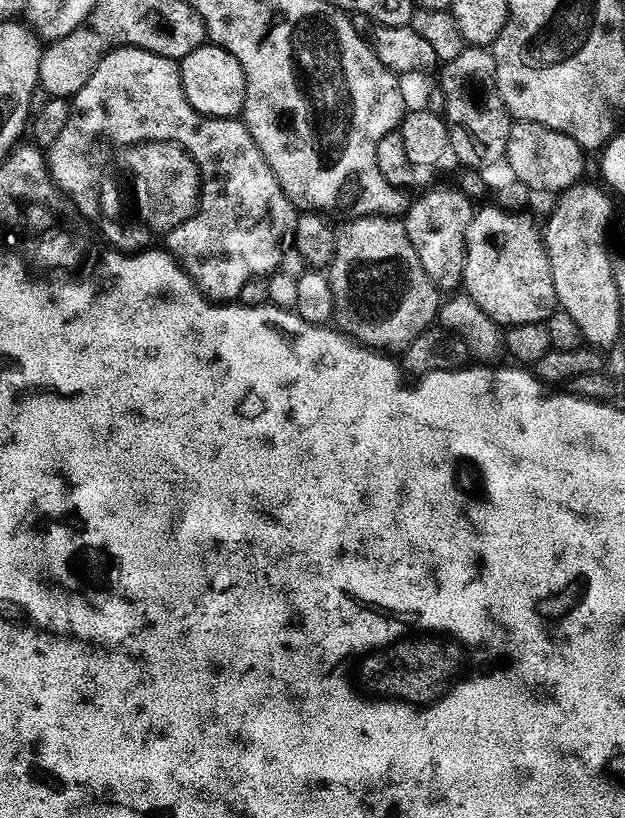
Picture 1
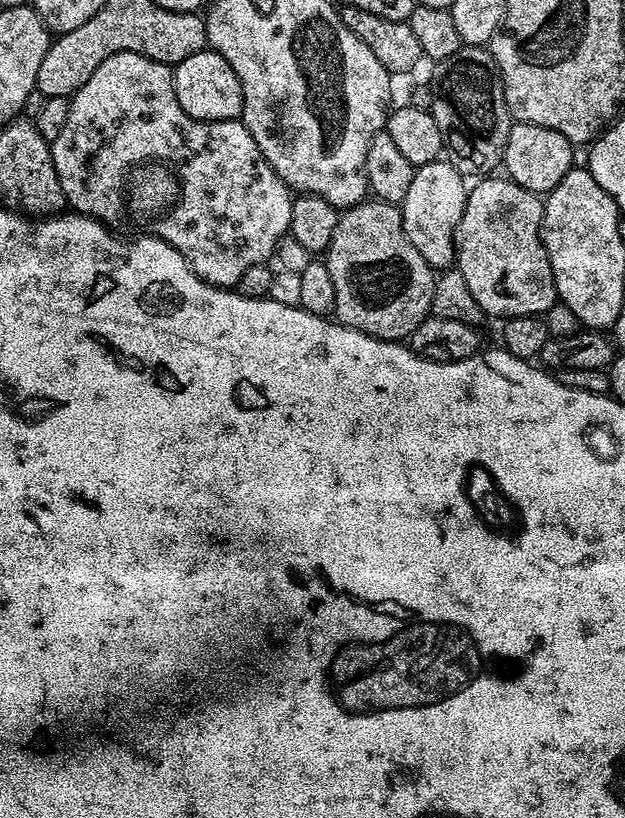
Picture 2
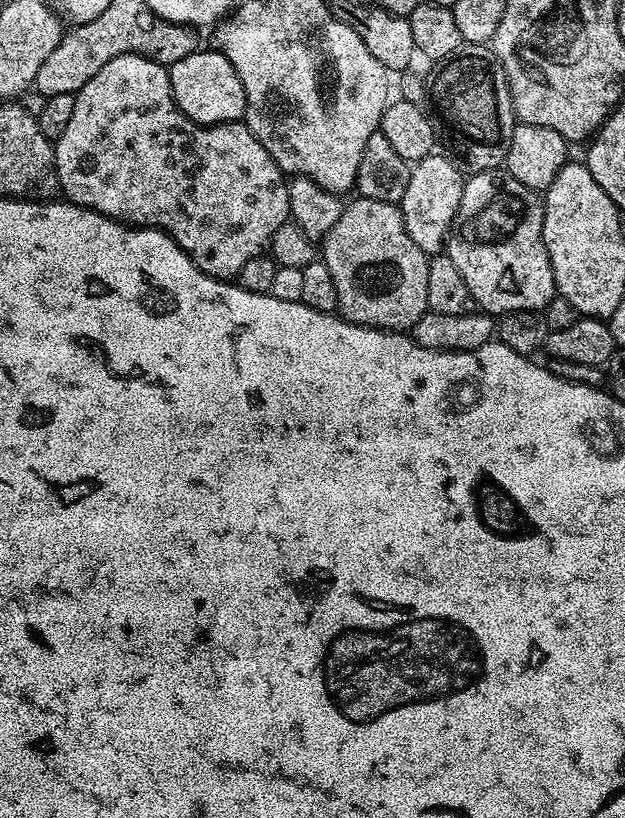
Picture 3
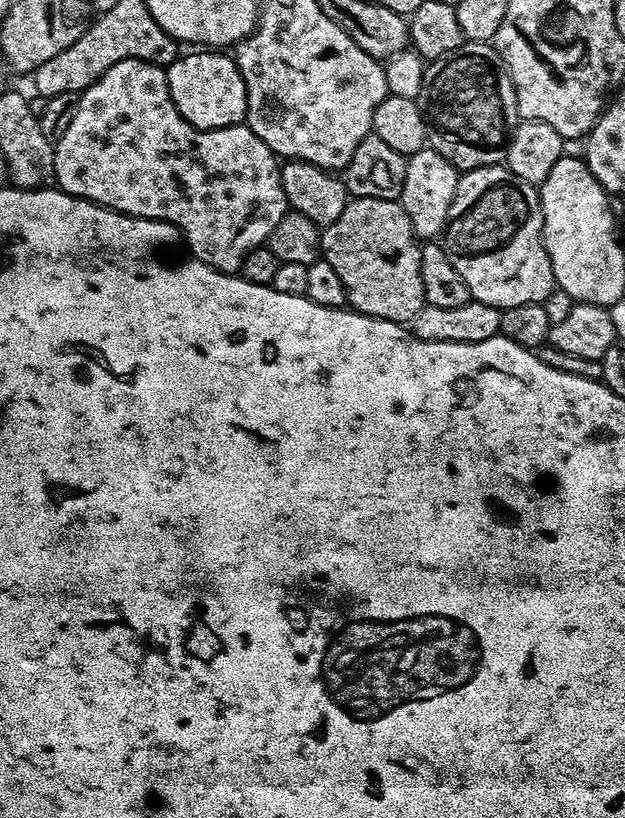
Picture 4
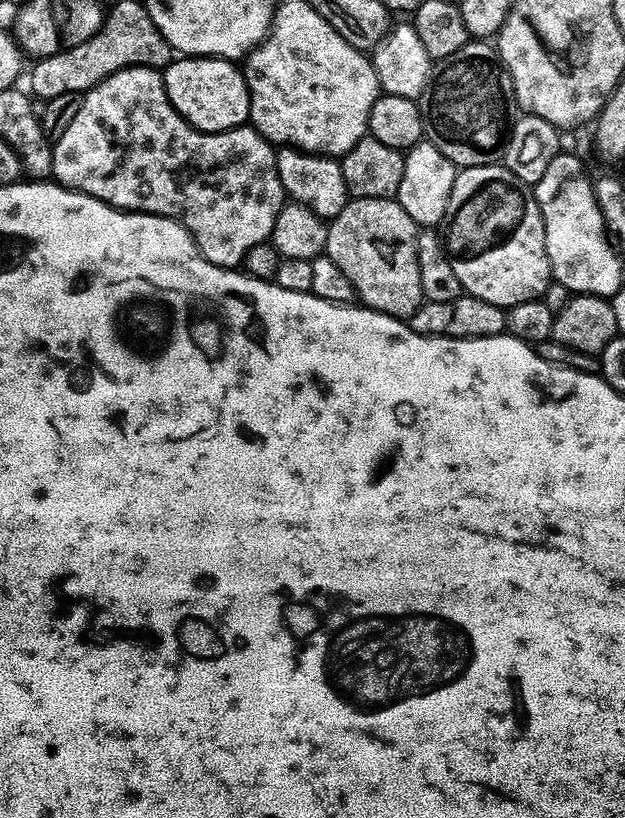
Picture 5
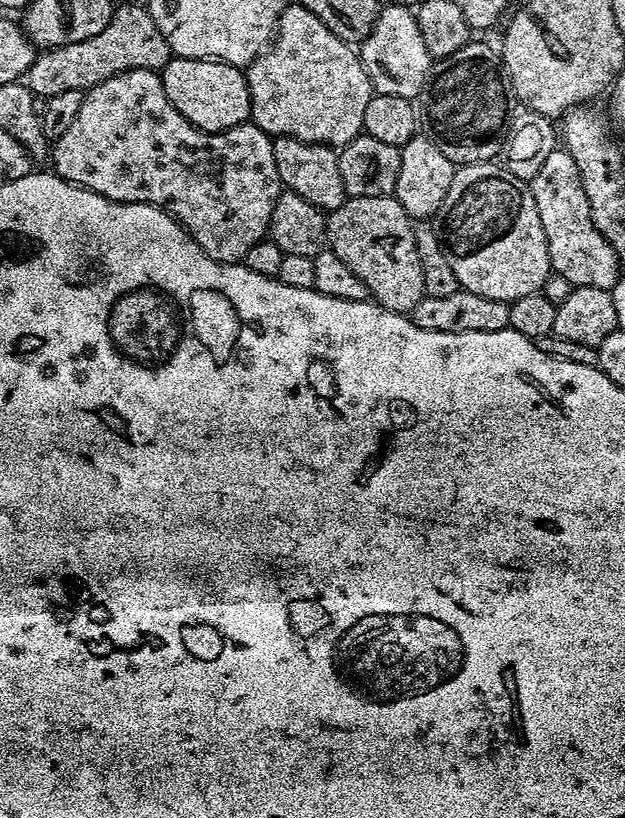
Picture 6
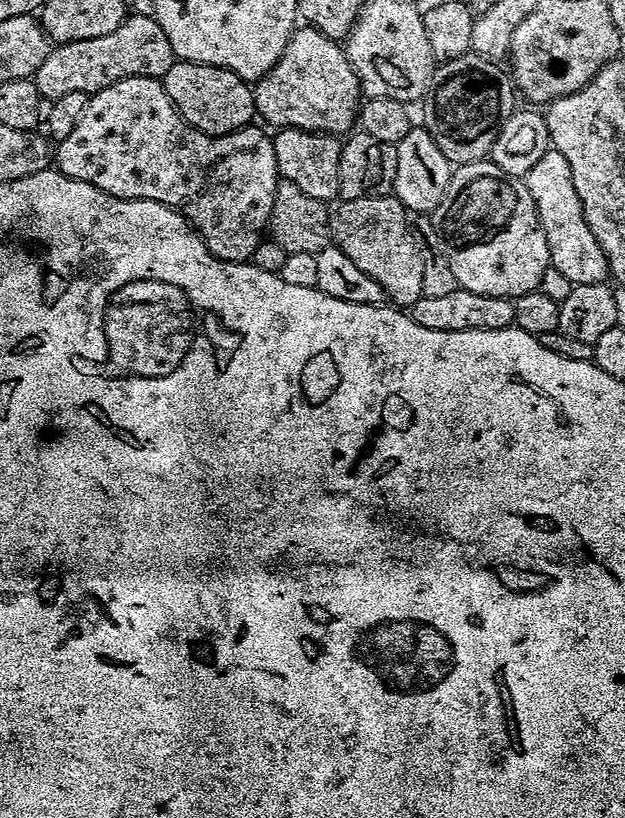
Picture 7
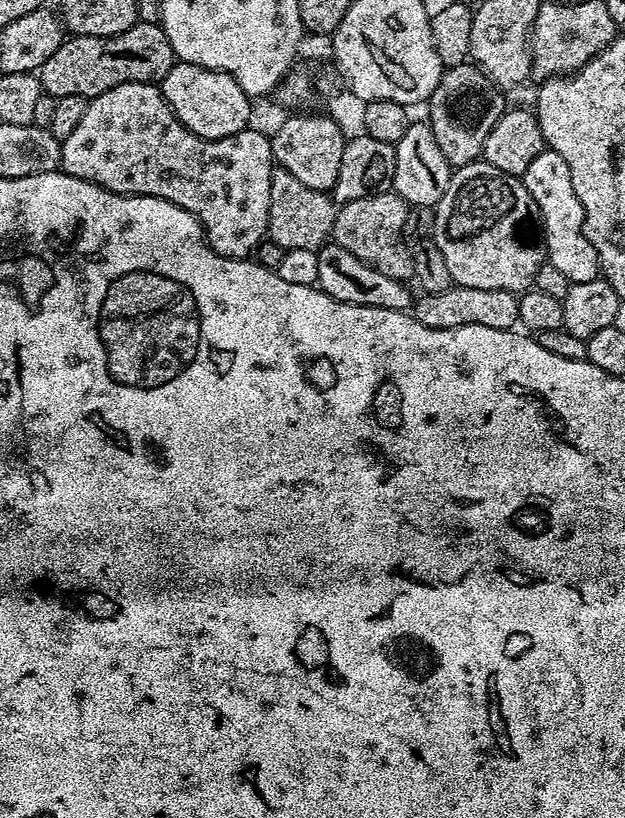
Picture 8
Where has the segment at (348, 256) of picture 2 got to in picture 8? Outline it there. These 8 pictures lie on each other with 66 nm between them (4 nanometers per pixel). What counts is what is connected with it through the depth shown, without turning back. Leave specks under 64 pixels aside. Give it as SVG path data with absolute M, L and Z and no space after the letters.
M395 191L358 198L339 205L334 218L331 239L342 250L350 250L366 266L384 274L386 278L408 282L413 279L412 259L404 245L404 223L410 214L409 205Z

